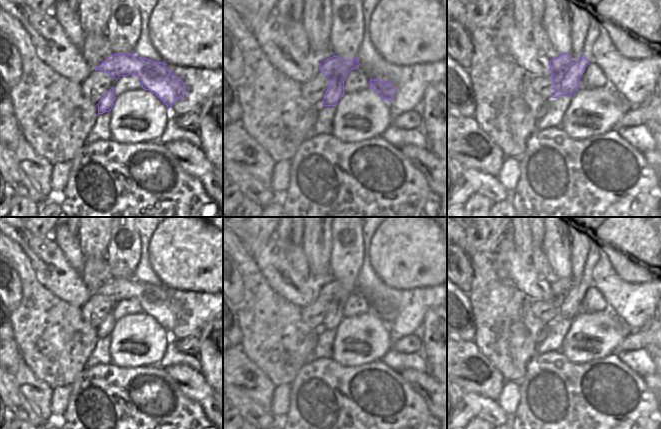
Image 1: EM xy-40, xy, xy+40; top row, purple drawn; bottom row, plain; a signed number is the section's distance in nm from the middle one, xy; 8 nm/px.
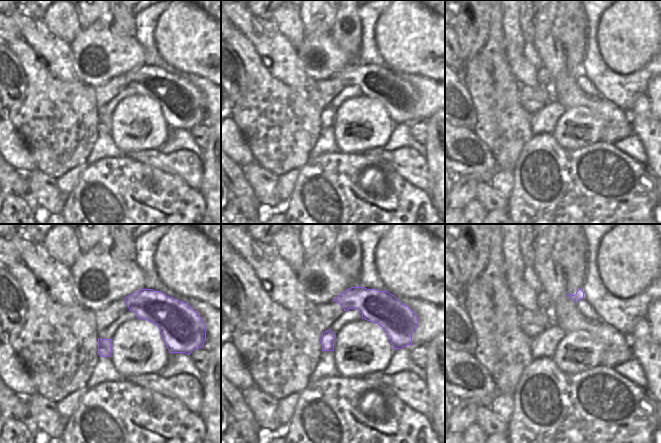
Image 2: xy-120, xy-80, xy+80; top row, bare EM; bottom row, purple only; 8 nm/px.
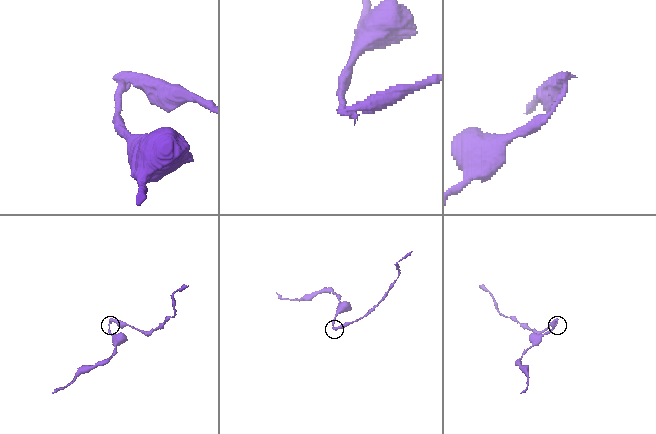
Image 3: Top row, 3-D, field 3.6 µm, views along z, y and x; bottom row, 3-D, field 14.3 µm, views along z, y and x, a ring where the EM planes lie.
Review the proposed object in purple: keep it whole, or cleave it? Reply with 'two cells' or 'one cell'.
two cells

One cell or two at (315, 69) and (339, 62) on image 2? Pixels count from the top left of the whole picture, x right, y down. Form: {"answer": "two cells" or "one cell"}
{"answer": "one cell"}

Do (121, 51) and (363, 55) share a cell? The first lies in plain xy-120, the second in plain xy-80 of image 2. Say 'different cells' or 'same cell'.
different cells

